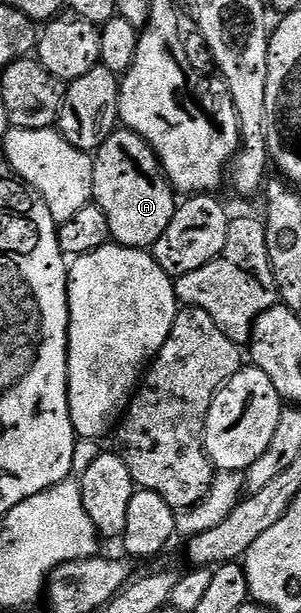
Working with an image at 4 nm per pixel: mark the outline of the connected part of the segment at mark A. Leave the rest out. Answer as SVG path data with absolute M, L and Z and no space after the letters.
M119 127L98 147L94 156L93 203L104 210L113 243L123 248L150 250L160 234L168 230L168 222L172 222L176 193L152 146L129 128Z

